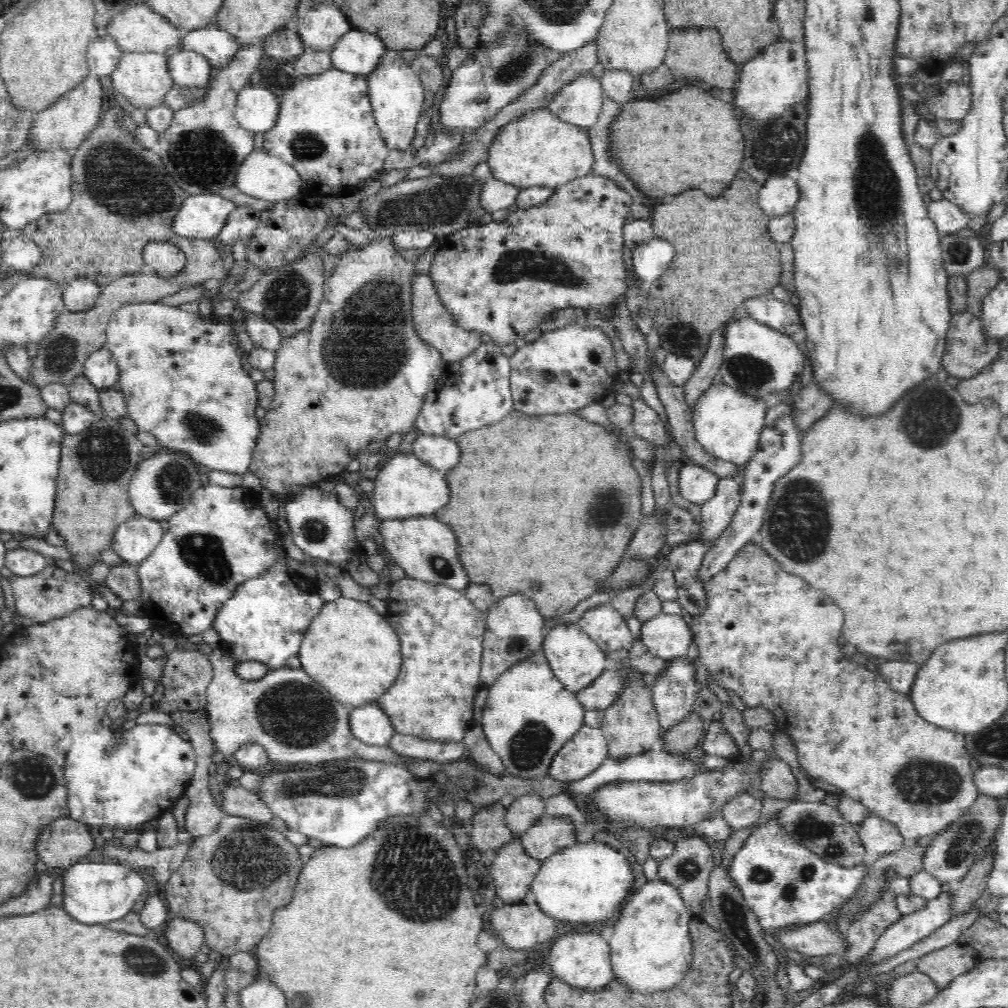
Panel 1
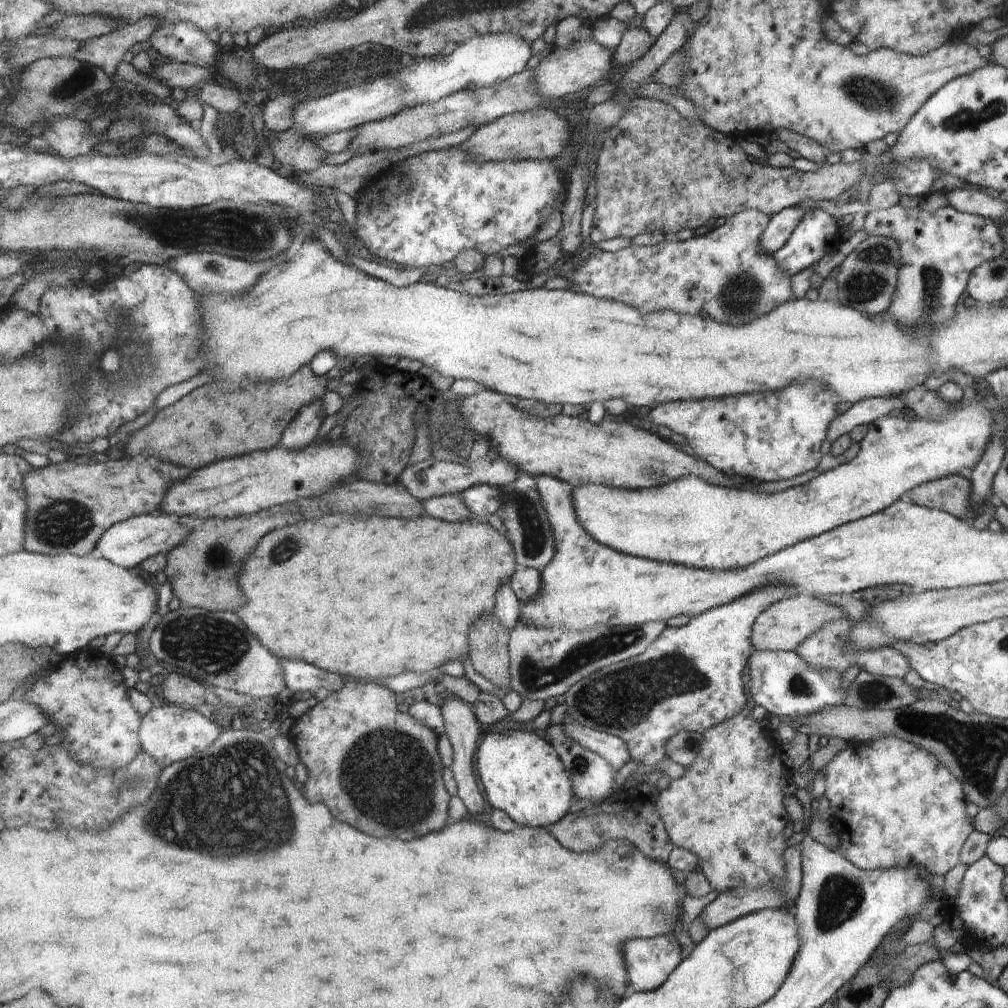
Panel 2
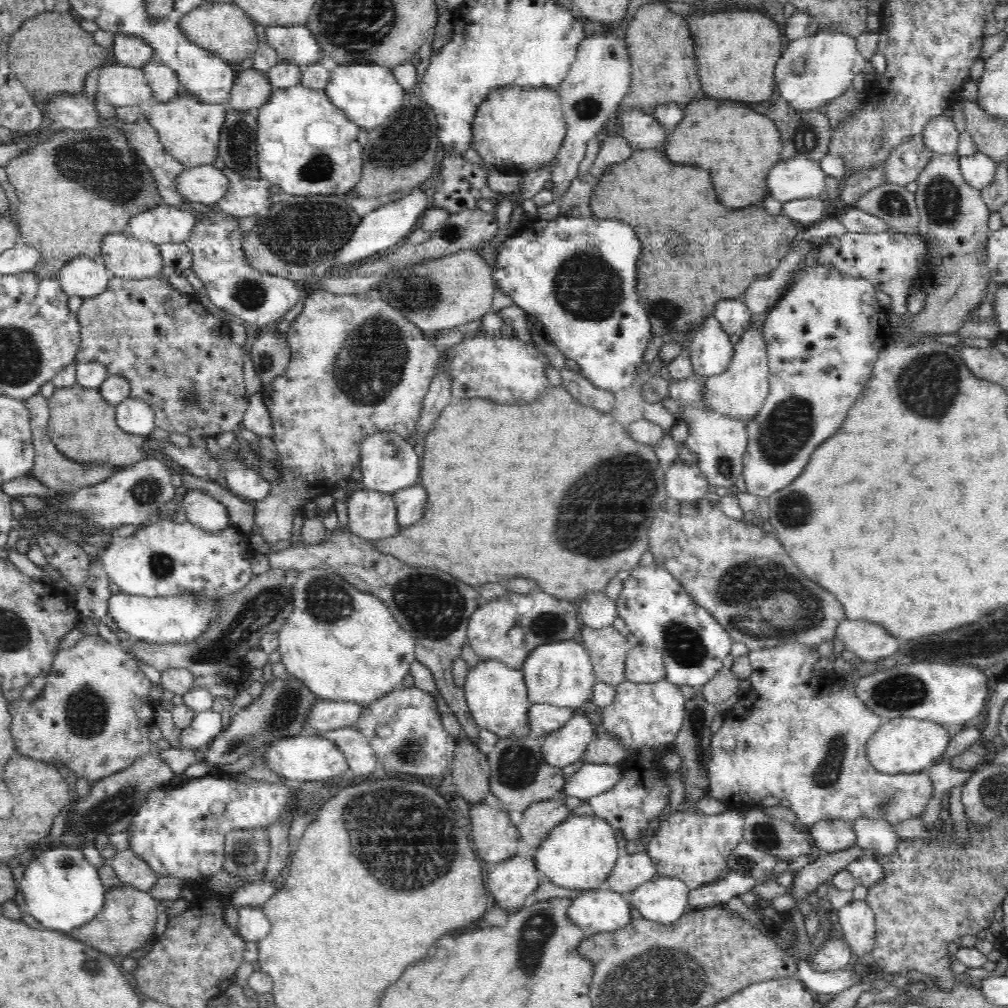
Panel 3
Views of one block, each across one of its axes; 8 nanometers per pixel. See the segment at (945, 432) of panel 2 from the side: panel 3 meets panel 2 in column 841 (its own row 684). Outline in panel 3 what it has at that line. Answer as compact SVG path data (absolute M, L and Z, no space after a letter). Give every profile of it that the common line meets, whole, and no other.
M480 659L470 668L462 689L472 718L481 729L498 735L500 740L532 738L540 743L544 741L545 736L537 736L530 728L529 710L533 704L521 669L507 667L499 660Z

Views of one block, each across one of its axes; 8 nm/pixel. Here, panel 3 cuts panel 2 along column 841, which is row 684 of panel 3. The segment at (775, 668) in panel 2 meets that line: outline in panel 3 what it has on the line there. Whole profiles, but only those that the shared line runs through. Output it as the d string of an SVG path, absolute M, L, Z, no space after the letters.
M655 562L647 567L638 566L629 570L629 577L623 581L623 590L615 601L617 616L622 618L630 632L640 643L656 647L663 656L665 679L672 684L688 684L701 688L724 668L724 658L730 654L733 640L728 631L703 606L692 601L686 589L679 584L665 568Z

